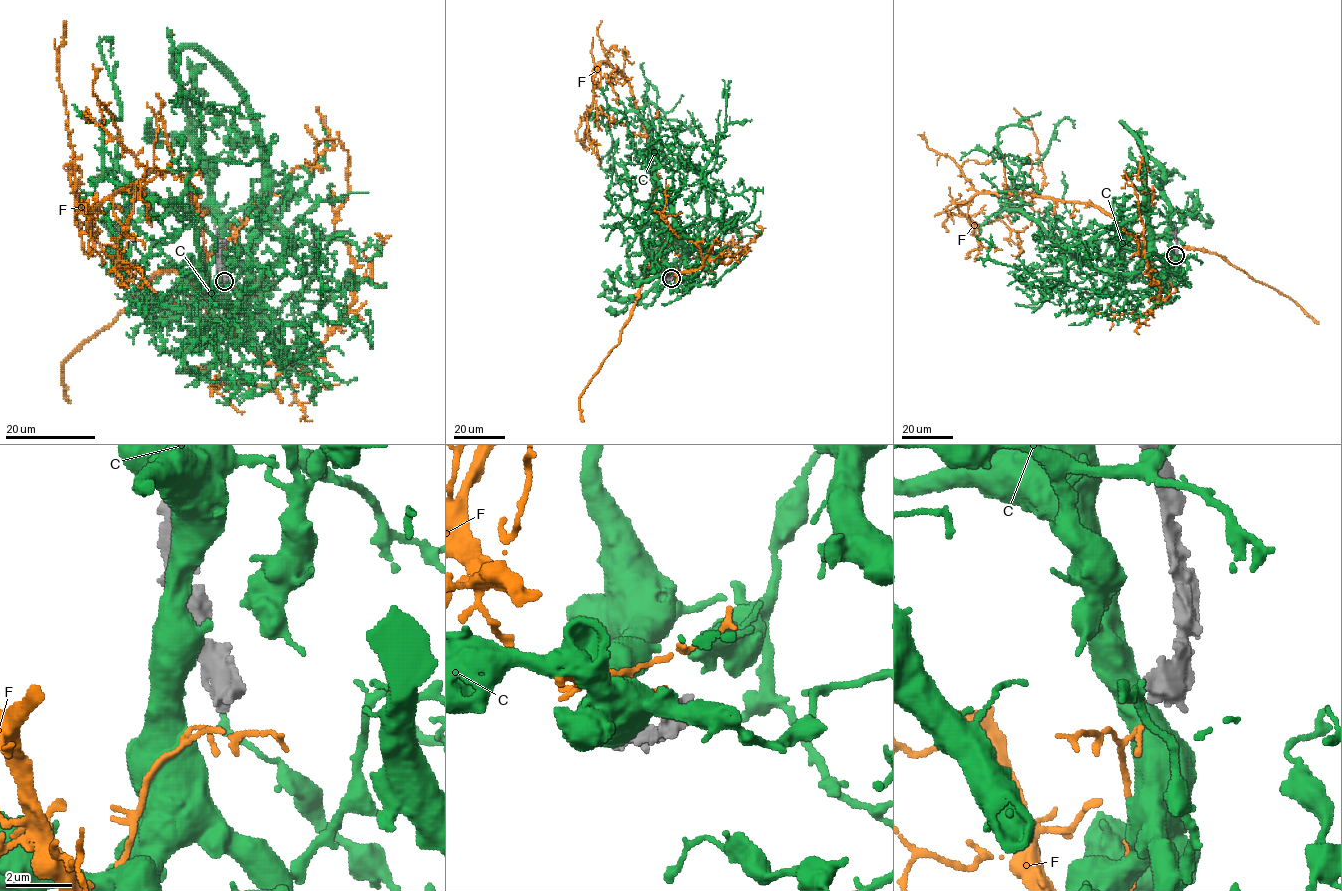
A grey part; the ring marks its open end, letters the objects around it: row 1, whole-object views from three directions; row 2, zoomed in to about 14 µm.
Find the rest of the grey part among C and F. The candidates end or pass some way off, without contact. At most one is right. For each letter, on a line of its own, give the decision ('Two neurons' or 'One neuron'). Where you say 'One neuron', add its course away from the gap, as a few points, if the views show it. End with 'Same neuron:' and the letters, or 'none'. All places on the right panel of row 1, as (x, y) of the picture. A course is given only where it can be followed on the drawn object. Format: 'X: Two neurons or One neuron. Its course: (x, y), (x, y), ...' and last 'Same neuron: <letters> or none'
C: Two neurons
F: Two neurons
Same neuron: none

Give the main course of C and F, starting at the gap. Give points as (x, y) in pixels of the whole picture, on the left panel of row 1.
C: (220, 283), (196, 337), (227, 316), (196, 280), (190, 217), (104, 173), (120, 103), (102, 39), (110, 57)
F: (224, 284), (209, 309), (198, 288), (203, 222), (179, 173), (118, 189), (87, 228), (67, 170), (64, 20)

